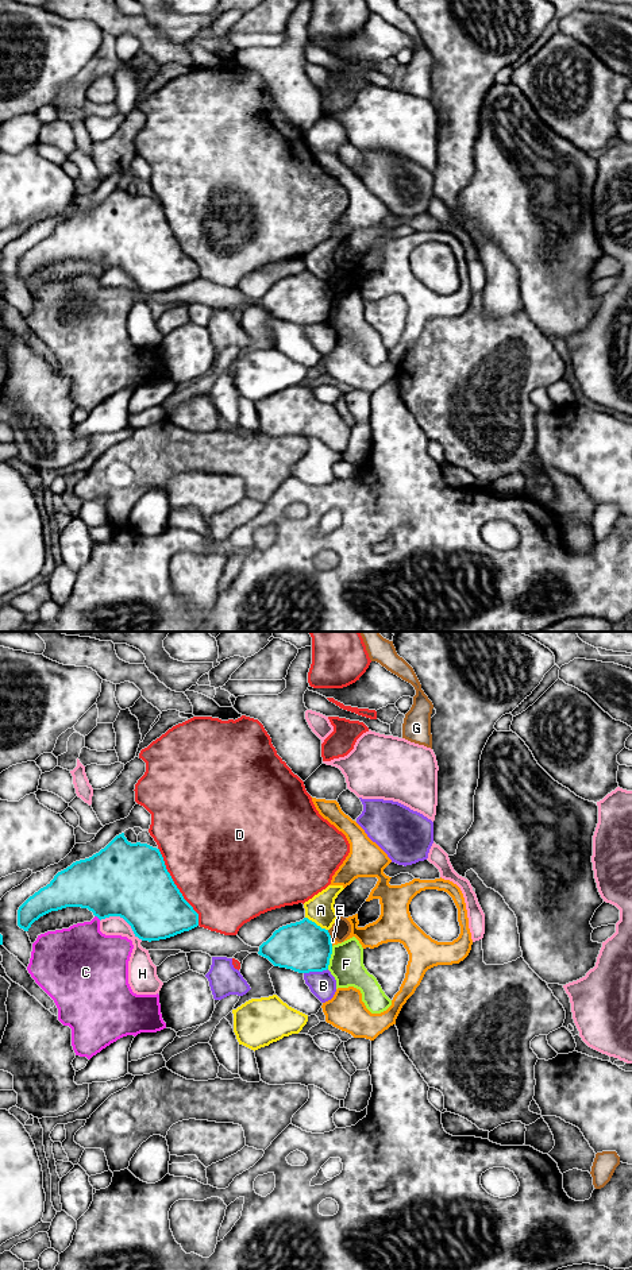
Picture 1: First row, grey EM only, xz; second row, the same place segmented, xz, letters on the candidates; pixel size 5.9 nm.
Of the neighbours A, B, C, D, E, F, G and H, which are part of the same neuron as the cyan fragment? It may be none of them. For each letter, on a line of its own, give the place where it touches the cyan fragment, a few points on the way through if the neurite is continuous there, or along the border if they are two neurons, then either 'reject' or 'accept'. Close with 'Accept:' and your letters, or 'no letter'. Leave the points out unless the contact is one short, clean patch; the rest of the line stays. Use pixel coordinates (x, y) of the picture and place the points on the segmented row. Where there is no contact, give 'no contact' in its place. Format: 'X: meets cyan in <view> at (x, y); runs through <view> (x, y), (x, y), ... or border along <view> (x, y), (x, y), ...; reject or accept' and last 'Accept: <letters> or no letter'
A: meets cyan in xz at (315, 923); reject
B: meets cyan in xz at (315, 971); border along xz (327, 968), (319, 972), (304, 973); reject
C: meets cyan in xz at (97, 917); reject
D: meets cyan in xz at (176, 887); reject
E: meets cyan in xz at (330, 942); reject
F: meets cyan in xz at (330, 957); border along xz (332, 946), (327, 968); reject
G: meets cyan in xz at (328, 934); reject
H: meets cyan in xz at (123, 918); reject
Accept: no letter

